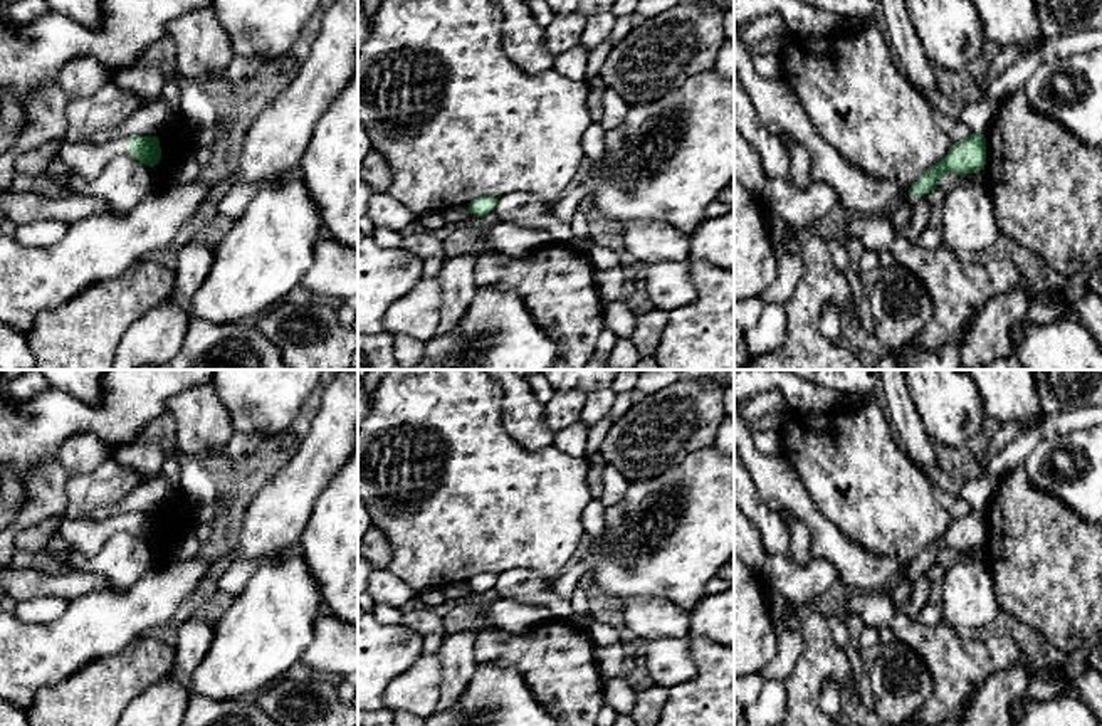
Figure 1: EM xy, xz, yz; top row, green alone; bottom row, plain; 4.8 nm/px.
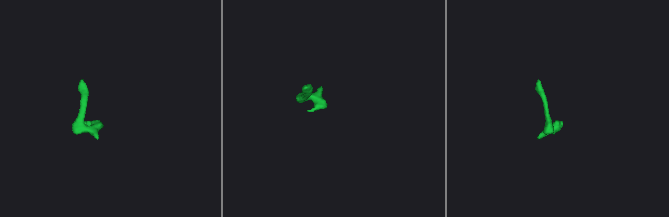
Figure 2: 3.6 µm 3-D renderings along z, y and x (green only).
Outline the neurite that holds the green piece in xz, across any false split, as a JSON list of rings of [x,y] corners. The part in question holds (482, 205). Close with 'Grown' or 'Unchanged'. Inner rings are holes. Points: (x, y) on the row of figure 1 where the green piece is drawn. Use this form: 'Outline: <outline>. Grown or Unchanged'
Outline: [[[479,197],[469,203],[470,215],[482,217],[494,212],[497,200],[494,197]]]. Unchanged

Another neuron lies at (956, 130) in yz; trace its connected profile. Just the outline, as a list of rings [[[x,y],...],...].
[[[931,104],[932,111],[934,111],[934,121],[937,124],[937,128],[947,134],[947,138],[952,141],[952,143],[959,143],[963,139],[966,139],[971,131],[969,128],[959,121],[959,119],[952,119],[946,114],[942,114],[937,108],[934,108]]]

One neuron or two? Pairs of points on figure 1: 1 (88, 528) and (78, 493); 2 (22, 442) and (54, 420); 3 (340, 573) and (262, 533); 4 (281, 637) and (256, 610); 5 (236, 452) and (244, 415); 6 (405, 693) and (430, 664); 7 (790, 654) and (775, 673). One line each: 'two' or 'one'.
1: two
2: one
3: two
4: one
5: two
6: one
7: one

